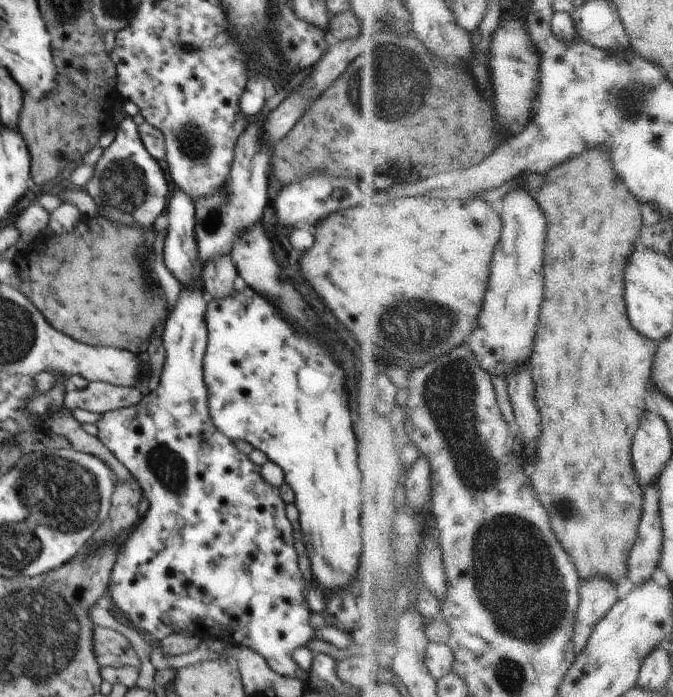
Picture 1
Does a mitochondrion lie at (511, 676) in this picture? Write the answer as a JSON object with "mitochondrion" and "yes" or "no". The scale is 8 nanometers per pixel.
{"mitochondrion":"yes"}

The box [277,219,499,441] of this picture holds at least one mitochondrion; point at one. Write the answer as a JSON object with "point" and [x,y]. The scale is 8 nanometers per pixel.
{"point":[419,326]}

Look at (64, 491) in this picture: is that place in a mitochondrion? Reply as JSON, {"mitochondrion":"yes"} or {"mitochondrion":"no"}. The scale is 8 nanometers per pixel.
{"mitochondrion":"yes"}

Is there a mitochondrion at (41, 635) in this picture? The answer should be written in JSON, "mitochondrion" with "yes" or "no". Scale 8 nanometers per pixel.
{"mitochondrion":"yes"}

